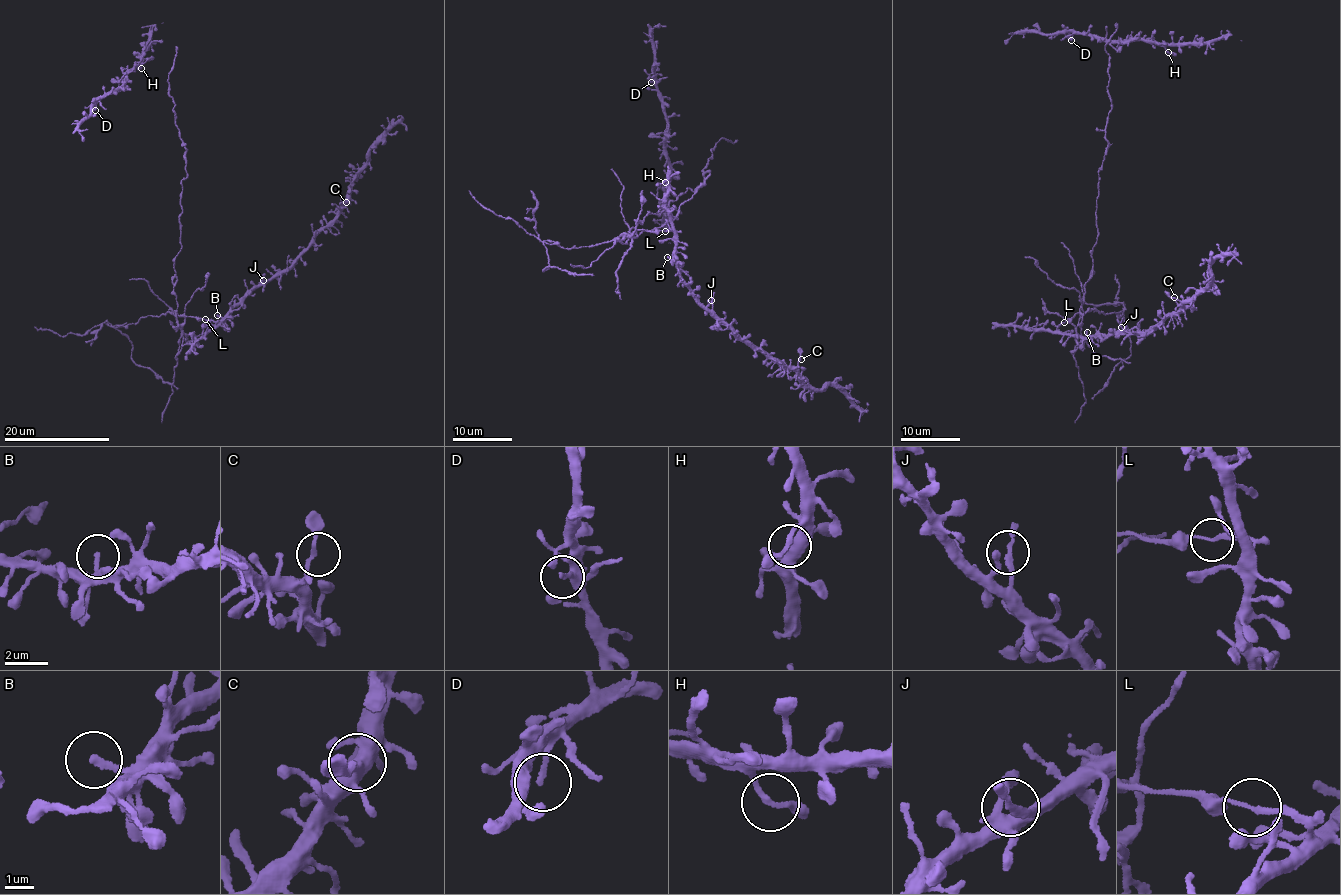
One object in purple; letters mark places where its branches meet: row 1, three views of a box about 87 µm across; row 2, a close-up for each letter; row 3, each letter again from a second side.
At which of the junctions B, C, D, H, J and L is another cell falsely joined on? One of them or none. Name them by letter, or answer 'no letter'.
L

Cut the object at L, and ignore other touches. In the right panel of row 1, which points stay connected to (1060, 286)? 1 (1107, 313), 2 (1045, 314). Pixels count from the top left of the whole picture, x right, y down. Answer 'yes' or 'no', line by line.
1: yes
2: yes

